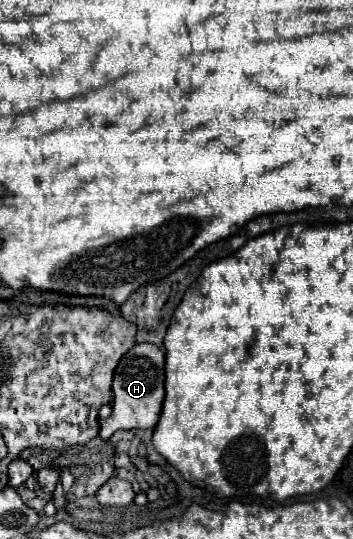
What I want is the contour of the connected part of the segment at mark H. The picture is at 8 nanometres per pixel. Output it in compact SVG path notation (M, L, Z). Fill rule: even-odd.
M136 344L114 372L112 416L100 422L100 438L108 440L116 430L154 428L160 420L164 402L164 350L152 344Z

